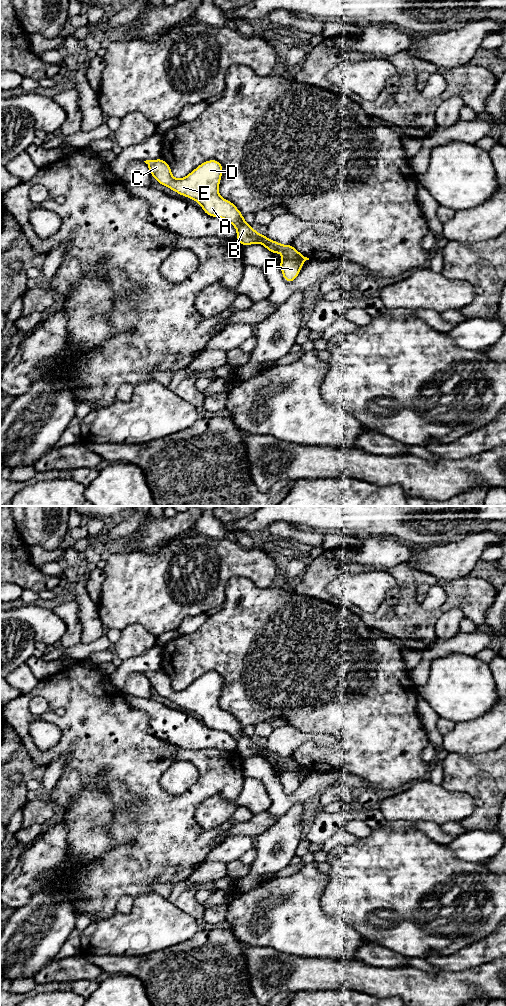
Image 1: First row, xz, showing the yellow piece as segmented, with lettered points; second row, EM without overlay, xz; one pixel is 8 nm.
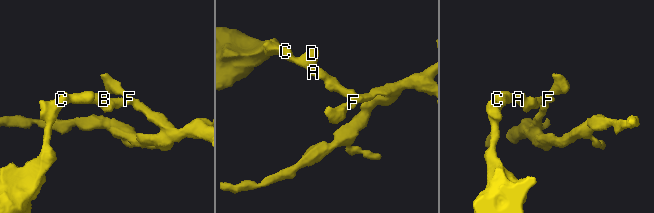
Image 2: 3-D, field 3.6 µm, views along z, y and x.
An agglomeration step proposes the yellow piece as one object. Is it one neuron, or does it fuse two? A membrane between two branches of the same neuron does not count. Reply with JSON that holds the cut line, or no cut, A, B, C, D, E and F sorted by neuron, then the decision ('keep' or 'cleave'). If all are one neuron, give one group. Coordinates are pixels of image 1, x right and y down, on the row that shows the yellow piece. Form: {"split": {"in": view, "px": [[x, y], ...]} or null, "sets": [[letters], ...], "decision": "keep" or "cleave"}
{"split": {"in": "xz", "px": [[303, 256], [295, 260], [283, 260]]}, "sets": [["A", "B", "C", "D", "E"], ["F"]], "decision": "cleave"}

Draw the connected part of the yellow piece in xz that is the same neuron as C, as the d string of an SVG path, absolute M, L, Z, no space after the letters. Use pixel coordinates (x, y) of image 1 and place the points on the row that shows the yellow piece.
M163 159L144 162L160 184L197 201L206 214L230 222L237 229L236 239L243 246L260 243L271 253L280 252L283 260L296 261L303 257L292 245L282 245L256 232L244 221L244 216L236 206L219 195L218 187L223 171L220 162L206 161L182 179L175 179L172 176L171 167Z

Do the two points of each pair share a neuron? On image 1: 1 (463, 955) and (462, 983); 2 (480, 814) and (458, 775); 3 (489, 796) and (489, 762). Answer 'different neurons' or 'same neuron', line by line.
1: different neurons
2: same neuron
3: same neuron

